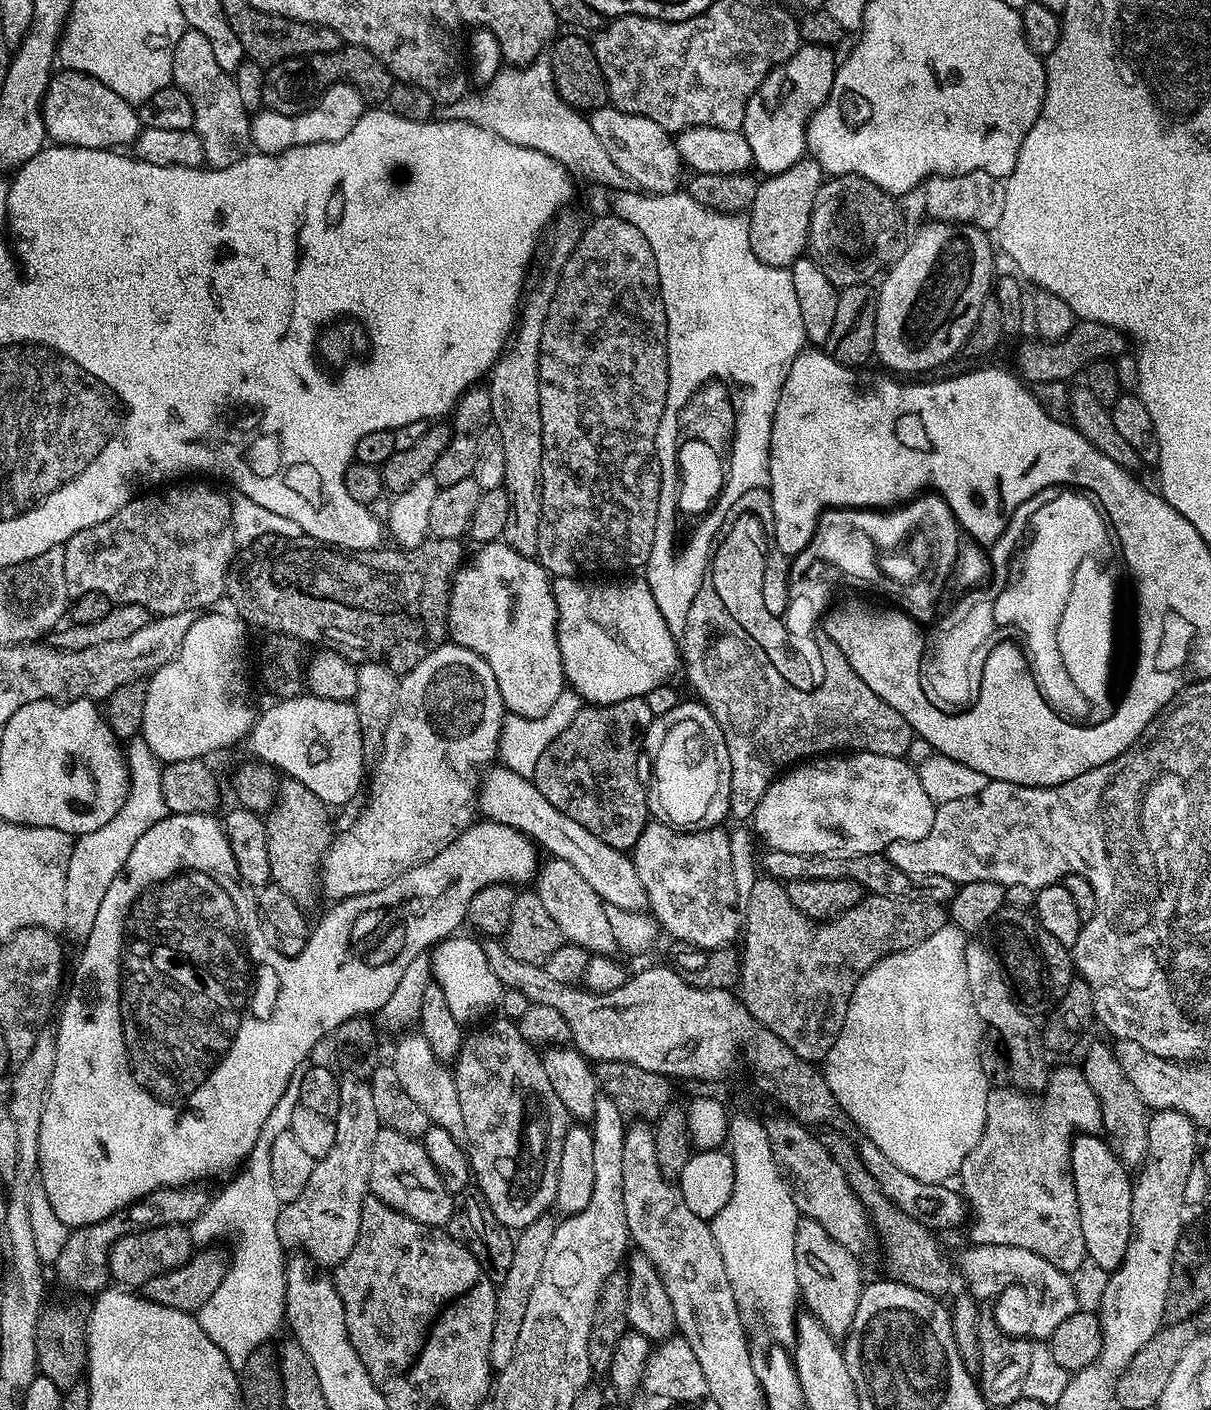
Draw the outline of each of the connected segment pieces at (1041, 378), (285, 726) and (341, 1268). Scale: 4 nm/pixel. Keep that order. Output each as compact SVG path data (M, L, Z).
M1080 320L1075 323L1075 326L1070 331L1065 339L1060 341L1045 342L1042 340L1028 340L1025 341L1016 354L1016 370L1017 373L1030 384L1034 382L1058 382L1066 378L1072 377L1074 374L1078 375L1086 368L1088 363L1093 360L1103 360L1107 358L1115 358L1123 355L1128 346L1128 339L1126 335L1117 330L1116 327L1107 326L1102 322L1094 322L1088 320Z
M301 694L299 696L291 696L289 698L281 699L279 702L272 702L268 709L263 713L262 711L257 715L255 724L252 727L250 733L246 737L246 745L253 752L257 761L263 762L273 769L279 770L285 777L302 781L307 788L314 790L314 794L323 804L329 806L335 806L335 804L348 804L356 795L361 795L362 789L366 784L366 768L364 772L364 763L366 763L366 757L364 755L364 739L360 733L360 723L358 722L358 714L356 713L355 703L347 700L327 700L321 696L314 696L311 694Z
M370 1194L364 1199L362 1202L362 1222L358 1226L358 1242L354 1242L353 1248L350 1249L350 1254L346 1254L346 1258L342 1258L342 1262L336 1265L334 1283L338 1290L338 1298L342 1298L342 1310L346 1314L346 1330L350 1334L350 1342L354 1346L354 1350L358 1350L358 1358L362 1358L362 1366L366 1366L374 1386L382 1388L387 1378L403 1375L410 1368L420 1355L420 1348L425 1343L425 1337L428 1335L430 1325L433 1323L437 1313L445 1306L464 1296L472 1286L479 1282L481 1275L482 1273L474 1254L470 1254L470 1250L466 1250L466 1246L459 1244L443 1227L423 1225L422 1222L415 1221L414 1218L392 1209L386 1202L380 1201L374 1195Z

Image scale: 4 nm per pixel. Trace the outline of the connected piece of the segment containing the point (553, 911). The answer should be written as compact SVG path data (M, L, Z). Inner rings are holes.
M555 858L545 861L545 864L543 861L539 865L538 875L534 880L534 891L542 898L542 906L546 906L550 918L558 922L565 941L584 947L590 954L613 955L618 945L604 901L598 894L594 894L594 889L582 879L578 870L574 870L574 866L570 866L570 862L562 862Z

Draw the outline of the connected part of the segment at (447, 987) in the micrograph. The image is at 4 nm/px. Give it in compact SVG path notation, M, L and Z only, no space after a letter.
M453 934L447 940L440 941L431 953L430 963L432 980L442 986L442 994L446 994L446 1003L450 1006L454 1018L458 1018L460 1025L464 1026L468 1024L468 1020L479 1021L489 1015L487 1012L500 1000L502 986L498 982L498 974L490 970L483 943L479 939L471 940L468 936L460 935Z

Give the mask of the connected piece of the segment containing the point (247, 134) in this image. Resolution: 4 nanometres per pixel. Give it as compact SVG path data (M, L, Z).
M185 29L172 55L173 85L183 90L194 106L193 130L202 142L205 163L214 169L225 169L247 155L251 147L251 115L242 105L235 77L215 61L214 50L202 34Z

